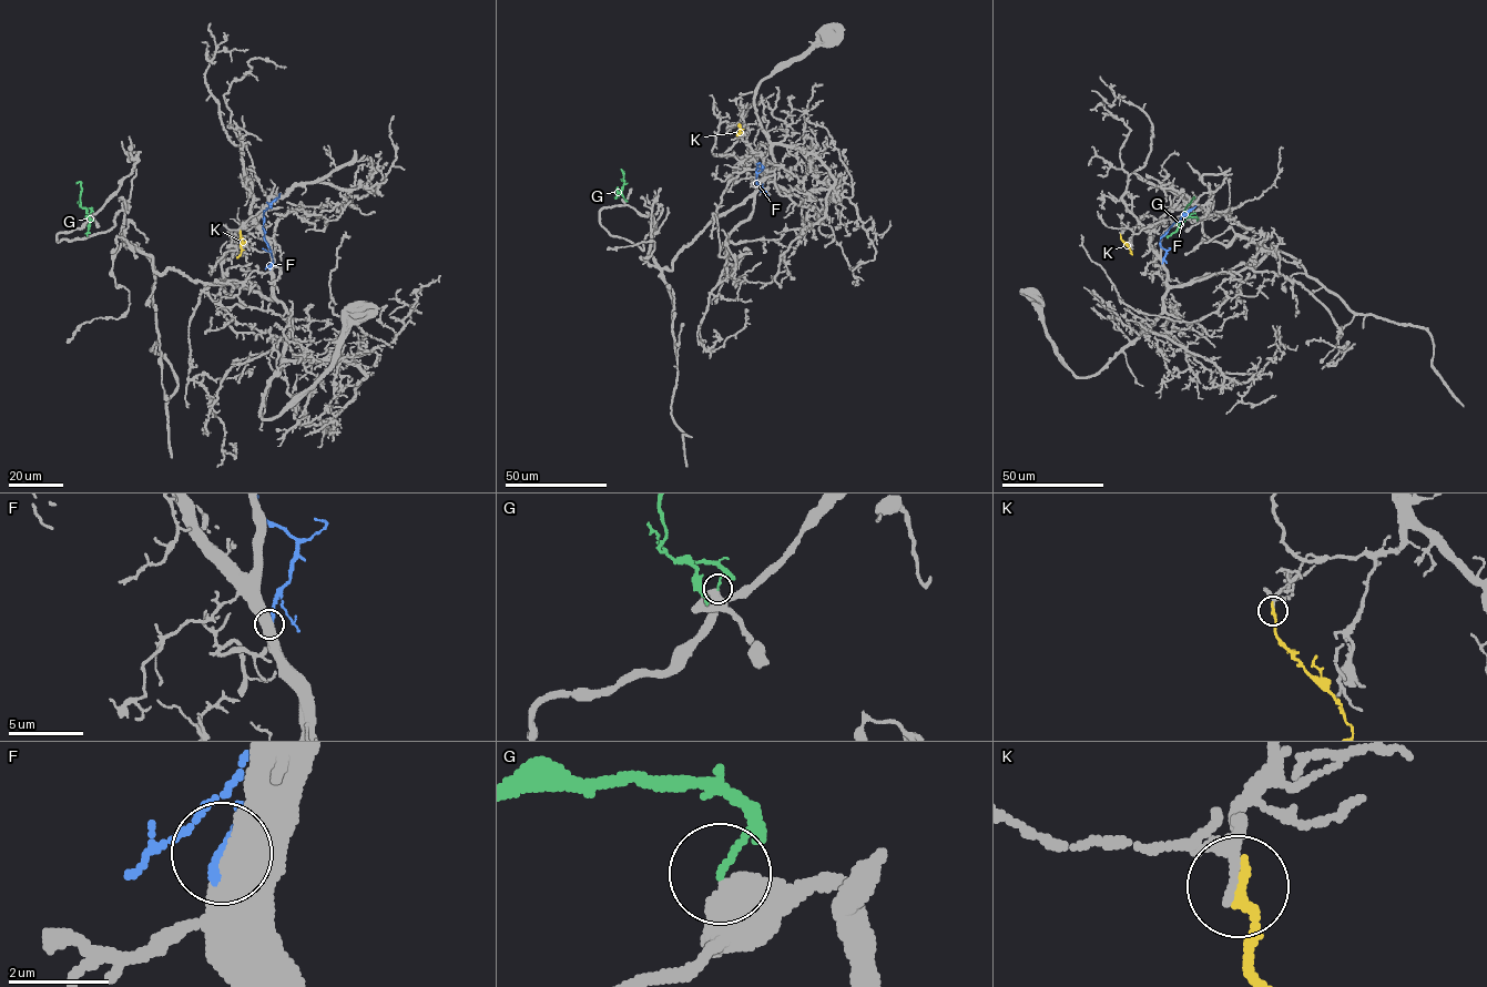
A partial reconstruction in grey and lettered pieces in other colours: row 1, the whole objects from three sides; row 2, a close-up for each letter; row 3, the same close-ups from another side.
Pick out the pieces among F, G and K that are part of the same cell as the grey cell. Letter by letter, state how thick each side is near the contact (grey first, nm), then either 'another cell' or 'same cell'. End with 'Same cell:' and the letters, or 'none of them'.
F: 550/280 nm | another cell
G: 650/110 nm | another cell
K: 150/240 nm | another cell
Same cell: none of them

